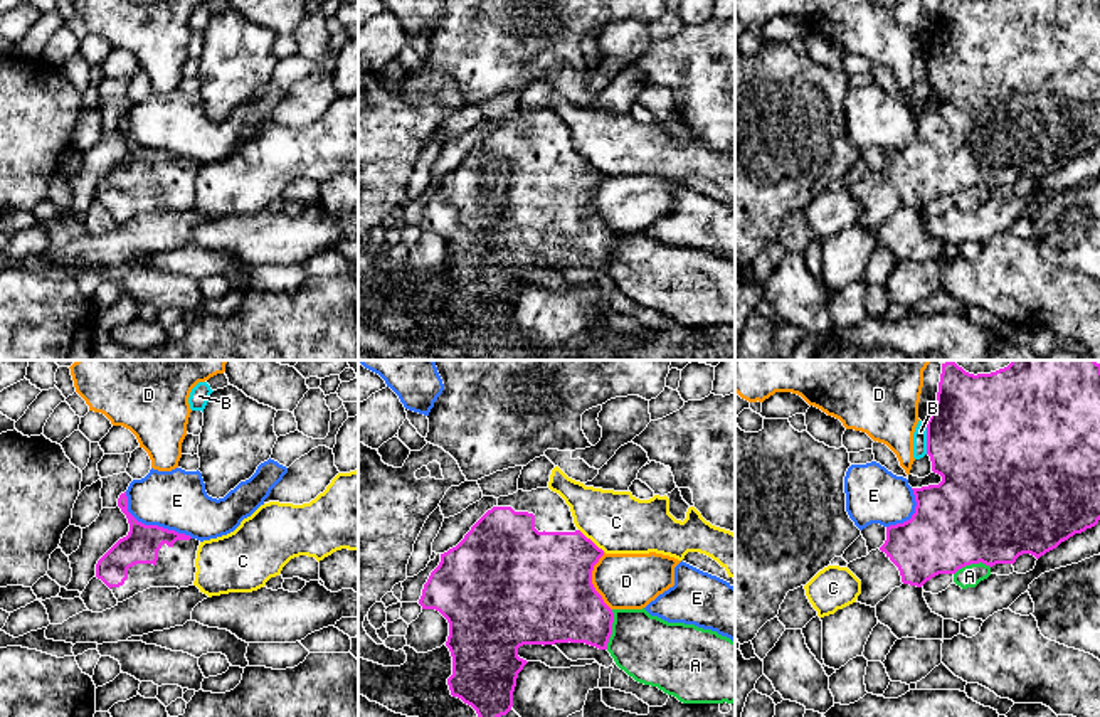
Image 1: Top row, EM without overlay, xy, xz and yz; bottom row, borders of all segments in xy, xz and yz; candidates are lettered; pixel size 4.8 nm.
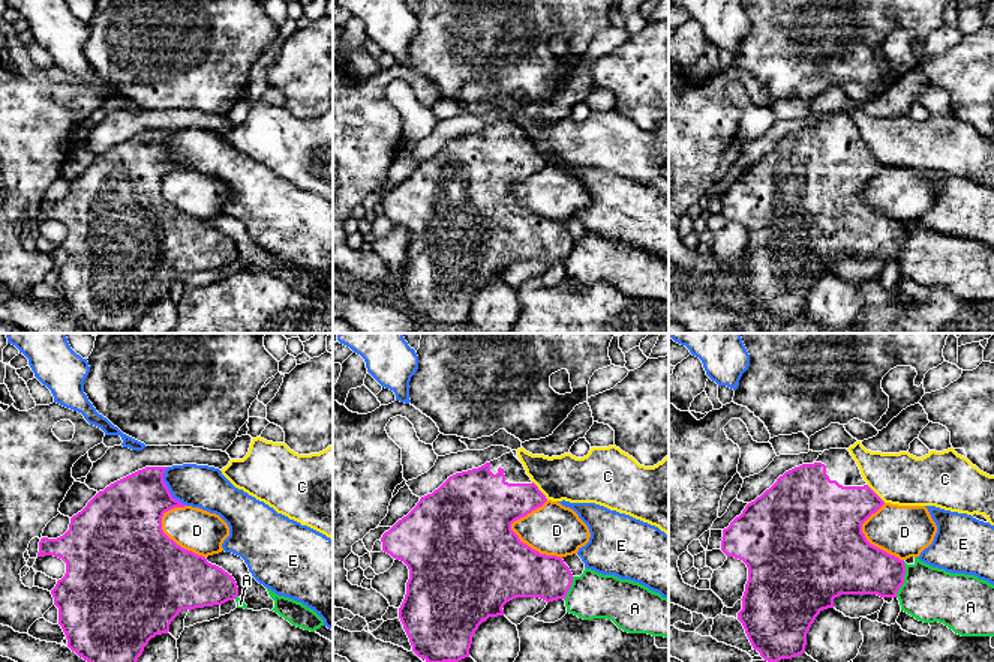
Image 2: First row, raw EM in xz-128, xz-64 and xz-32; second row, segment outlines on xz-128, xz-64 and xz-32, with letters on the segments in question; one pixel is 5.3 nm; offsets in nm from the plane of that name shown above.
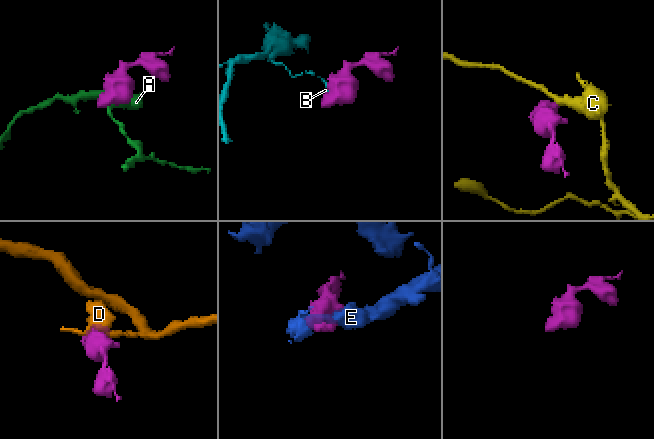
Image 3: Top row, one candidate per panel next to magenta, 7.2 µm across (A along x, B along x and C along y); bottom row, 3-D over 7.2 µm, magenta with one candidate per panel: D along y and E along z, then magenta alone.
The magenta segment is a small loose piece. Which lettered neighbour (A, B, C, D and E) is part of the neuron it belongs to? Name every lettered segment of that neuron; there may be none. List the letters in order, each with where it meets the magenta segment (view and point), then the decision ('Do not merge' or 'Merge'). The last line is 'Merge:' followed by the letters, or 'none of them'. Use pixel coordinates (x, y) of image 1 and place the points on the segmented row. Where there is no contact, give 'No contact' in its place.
A: Touches magenta at xz (611, 630). Do not merge
B: Touches magenta at yz (927, 438). Do not merge
C: Touches magenta at xz (591, 541). Do not merge
D: Touches magenta at xz (591, 581). Do not merge
E: Touches magenta at xy (152, 525). Do not merge
Merge: none of them

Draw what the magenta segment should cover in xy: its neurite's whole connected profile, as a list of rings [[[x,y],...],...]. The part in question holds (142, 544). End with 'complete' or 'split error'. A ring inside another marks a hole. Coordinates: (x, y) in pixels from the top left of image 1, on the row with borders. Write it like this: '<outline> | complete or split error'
[[[126,491],[119,495],[118,507],[126,515],[130,532],[119,539],[96,564],[96,577],[114,594],[118,603],[150,587],[188,587],[195,581],[195,559],[200,540],[158,525],[145,525],[128,512]]] | split error

